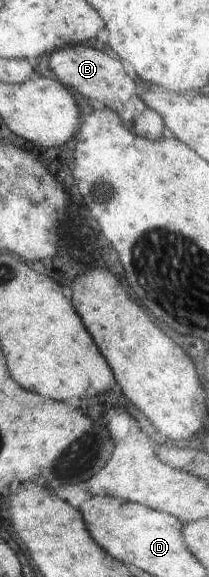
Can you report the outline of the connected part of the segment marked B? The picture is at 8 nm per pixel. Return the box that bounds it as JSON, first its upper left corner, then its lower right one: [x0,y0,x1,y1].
[49,45,163,137]

